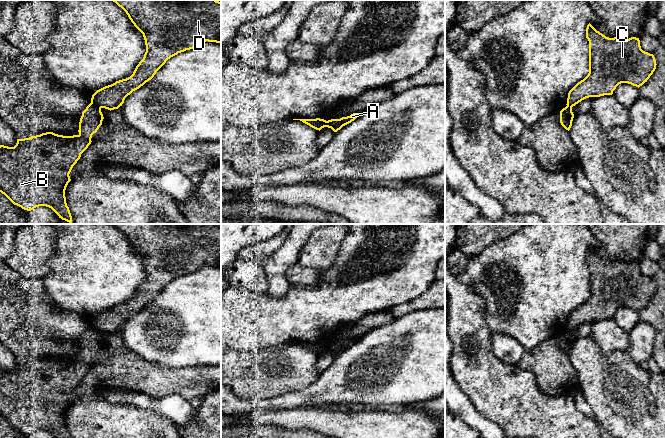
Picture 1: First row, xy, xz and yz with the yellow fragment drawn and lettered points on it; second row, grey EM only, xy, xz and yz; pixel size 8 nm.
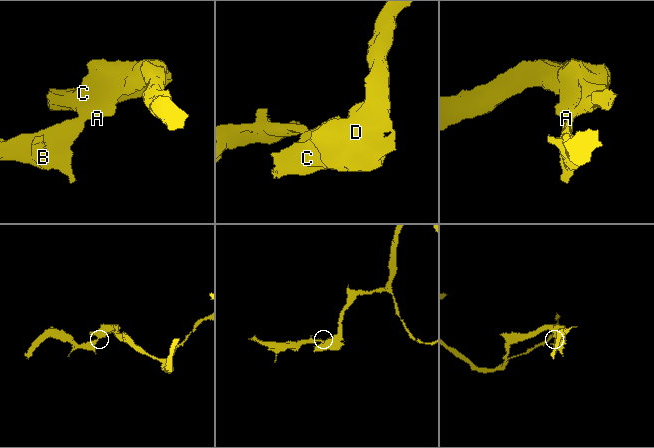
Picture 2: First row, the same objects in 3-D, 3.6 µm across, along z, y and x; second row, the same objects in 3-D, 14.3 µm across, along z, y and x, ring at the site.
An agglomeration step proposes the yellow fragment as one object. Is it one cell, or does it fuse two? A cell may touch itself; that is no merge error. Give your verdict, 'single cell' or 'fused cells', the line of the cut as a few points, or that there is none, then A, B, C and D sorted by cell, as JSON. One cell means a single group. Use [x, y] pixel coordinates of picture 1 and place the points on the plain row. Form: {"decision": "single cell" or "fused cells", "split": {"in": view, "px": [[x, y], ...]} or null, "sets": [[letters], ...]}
{"decision": "fused cells", "split": {"in": "xy", "px": [[91, 325], [100, 332]]}, "sets": [["A", "C", "D"], ["B"]]}

